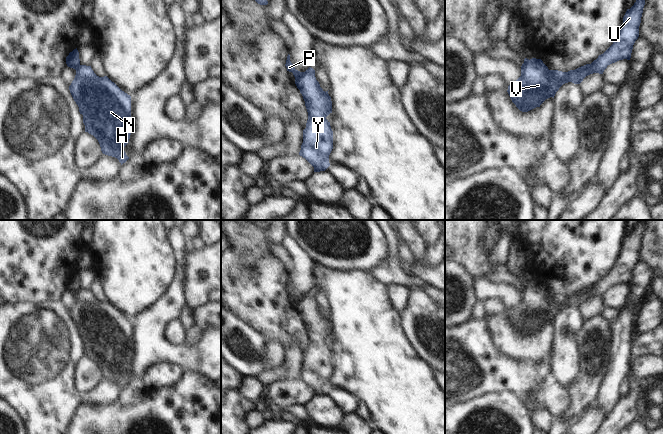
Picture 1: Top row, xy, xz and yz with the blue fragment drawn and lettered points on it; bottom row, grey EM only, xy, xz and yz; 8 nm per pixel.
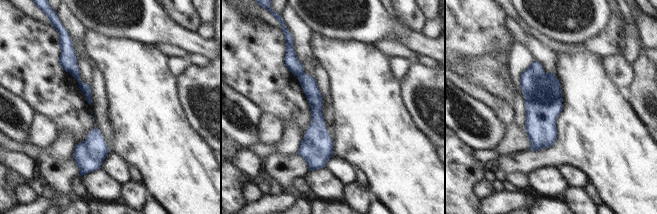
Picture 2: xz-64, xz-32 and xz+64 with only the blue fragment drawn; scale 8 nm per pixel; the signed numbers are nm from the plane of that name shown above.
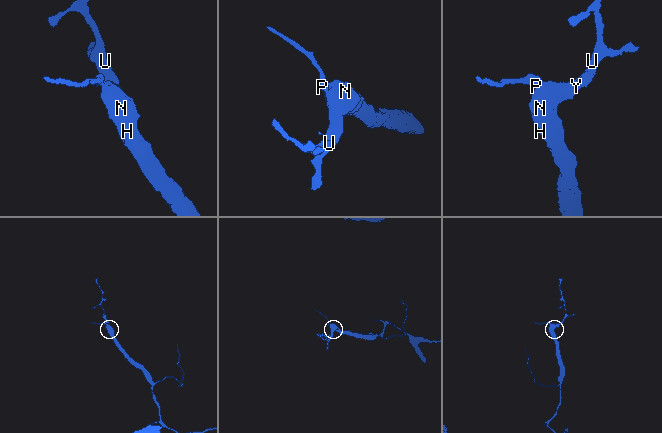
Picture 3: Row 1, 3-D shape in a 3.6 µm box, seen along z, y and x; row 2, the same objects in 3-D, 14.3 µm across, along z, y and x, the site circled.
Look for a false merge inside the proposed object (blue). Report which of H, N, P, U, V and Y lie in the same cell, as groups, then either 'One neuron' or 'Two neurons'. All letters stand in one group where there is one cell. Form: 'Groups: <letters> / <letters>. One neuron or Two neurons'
Groups: H N U V Y / P. Two neurons

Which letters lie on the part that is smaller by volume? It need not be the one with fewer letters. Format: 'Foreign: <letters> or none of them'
Foreign: P

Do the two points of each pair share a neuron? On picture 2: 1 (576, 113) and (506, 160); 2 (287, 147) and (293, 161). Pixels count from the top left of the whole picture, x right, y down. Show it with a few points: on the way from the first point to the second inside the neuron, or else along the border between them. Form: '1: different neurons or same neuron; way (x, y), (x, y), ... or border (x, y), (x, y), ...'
1: same neuron; way (571, 135), (550, 156), (528, 160)
2: different neurons; border (275, 152), (281, 155), (297, 153)

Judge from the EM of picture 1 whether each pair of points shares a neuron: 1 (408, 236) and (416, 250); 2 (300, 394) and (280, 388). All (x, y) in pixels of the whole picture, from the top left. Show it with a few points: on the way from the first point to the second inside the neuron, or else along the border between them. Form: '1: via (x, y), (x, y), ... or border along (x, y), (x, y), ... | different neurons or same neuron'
1: via (411, 239), (416, 247) | same neuron
2: via (295, 392), (285, 391) | same neuron

